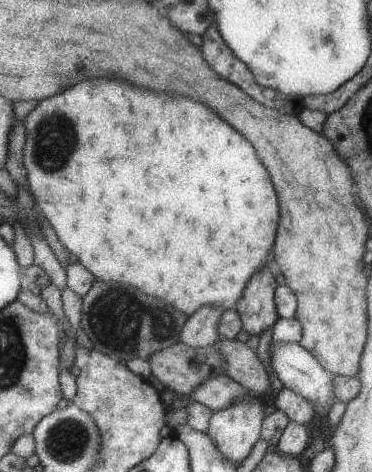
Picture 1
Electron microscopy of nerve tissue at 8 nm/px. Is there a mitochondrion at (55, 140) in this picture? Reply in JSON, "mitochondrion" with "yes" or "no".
{"mitochondrion":"yes"}

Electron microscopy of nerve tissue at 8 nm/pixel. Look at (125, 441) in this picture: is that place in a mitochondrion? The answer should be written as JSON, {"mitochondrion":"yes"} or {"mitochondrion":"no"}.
{"mitochondrion":"no"}

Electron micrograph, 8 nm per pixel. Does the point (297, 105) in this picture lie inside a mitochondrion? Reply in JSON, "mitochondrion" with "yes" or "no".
{"mitochondrion":"no"}

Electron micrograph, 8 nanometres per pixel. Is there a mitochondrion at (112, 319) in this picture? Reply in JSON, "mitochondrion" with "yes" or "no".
{"mitochondrion":"yes"}

